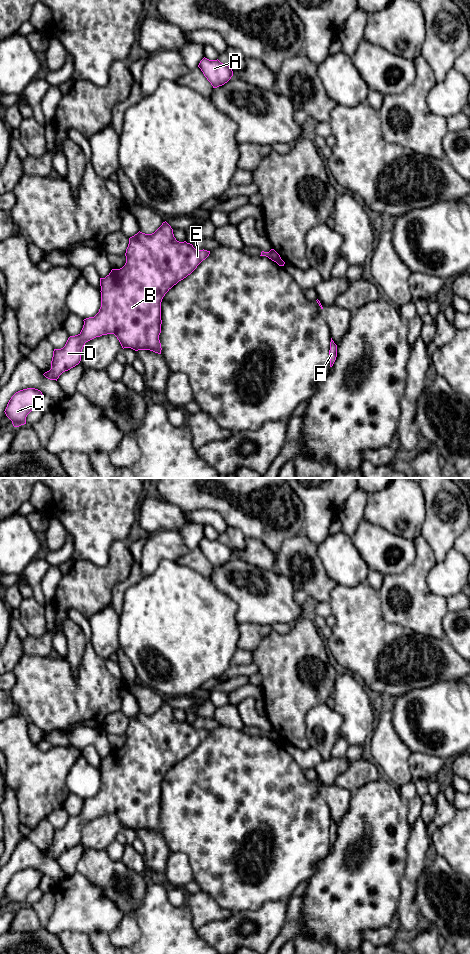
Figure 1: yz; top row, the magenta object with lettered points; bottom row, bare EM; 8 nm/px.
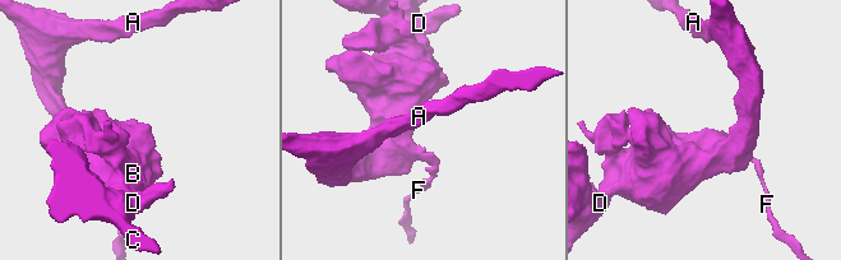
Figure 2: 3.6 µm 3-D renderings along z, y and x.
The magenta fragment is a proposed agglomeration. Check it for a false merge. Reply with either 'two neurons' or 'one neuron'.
two neurons

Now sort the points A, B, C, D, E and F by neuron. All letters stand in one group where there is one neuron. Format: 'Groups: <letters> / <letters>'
Groups: A B C D E / F

